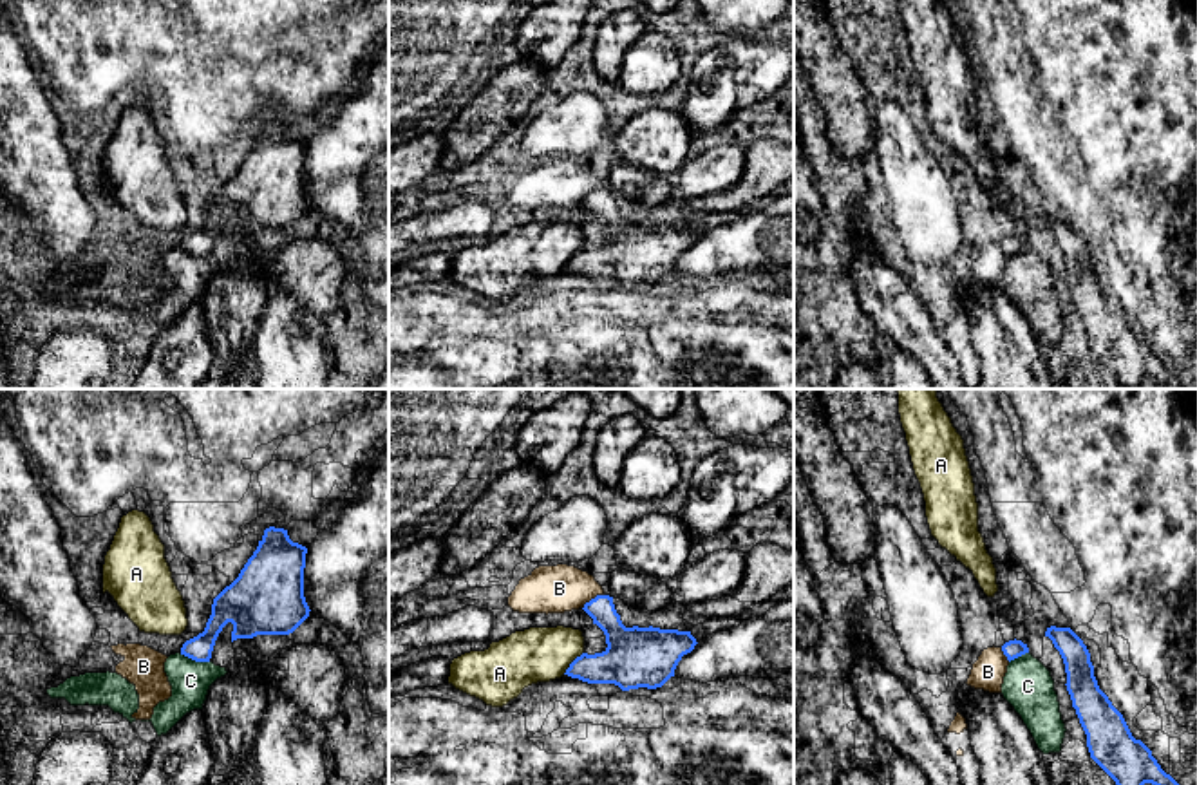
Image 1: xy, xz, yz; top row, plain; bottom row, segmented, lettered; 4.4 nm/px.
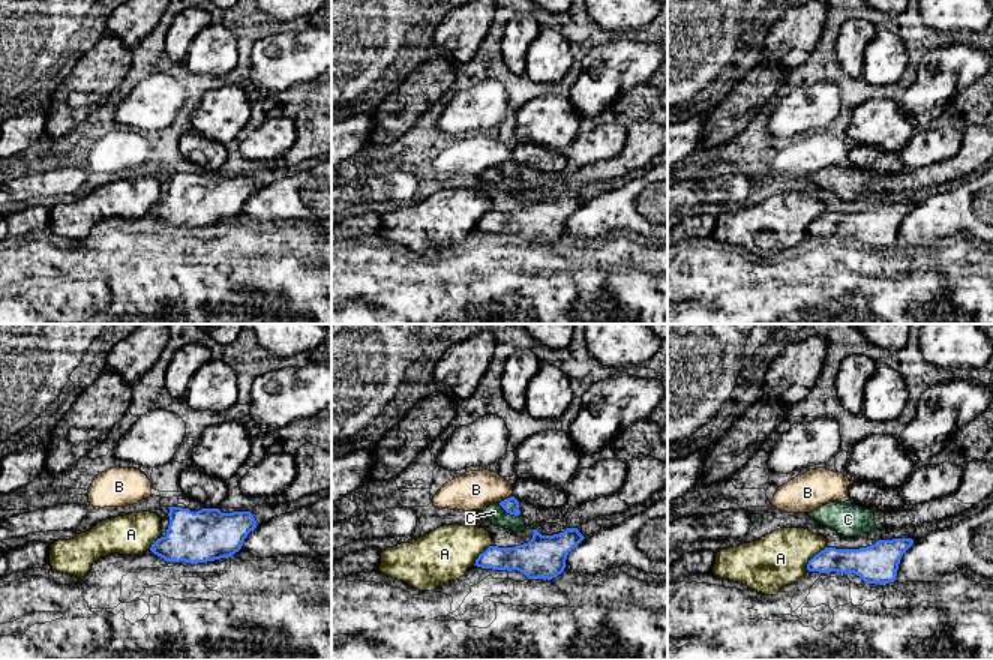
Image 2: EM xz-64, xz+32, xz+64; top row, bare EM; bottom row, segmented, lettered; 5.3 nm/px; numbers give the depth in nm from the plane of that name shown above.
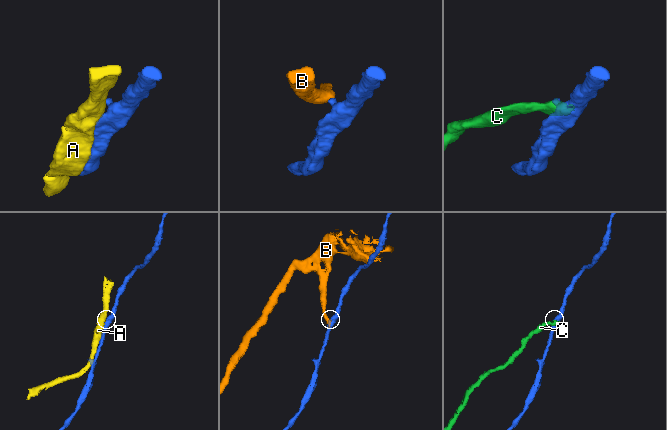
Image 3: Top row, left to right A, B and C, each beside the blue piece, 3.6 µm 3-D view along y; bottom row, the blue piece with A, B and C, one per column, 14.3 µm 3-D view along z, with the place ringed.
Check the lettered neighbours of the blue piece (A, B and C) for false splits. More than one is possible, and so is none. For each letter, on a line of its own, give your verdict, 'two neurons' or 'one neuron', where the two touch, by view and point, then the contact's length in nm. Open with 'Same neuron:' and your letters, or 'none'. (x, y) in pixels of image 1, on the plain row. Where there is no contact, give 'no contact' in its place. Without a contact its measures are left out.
Same neuron: none
A: two neurons; contact xz (572, 257); length 140 nm
B: two neurons; contact xz (592, 194); length 120 nm
C: two neurons; contact xy (194, 254); length 140 nm

